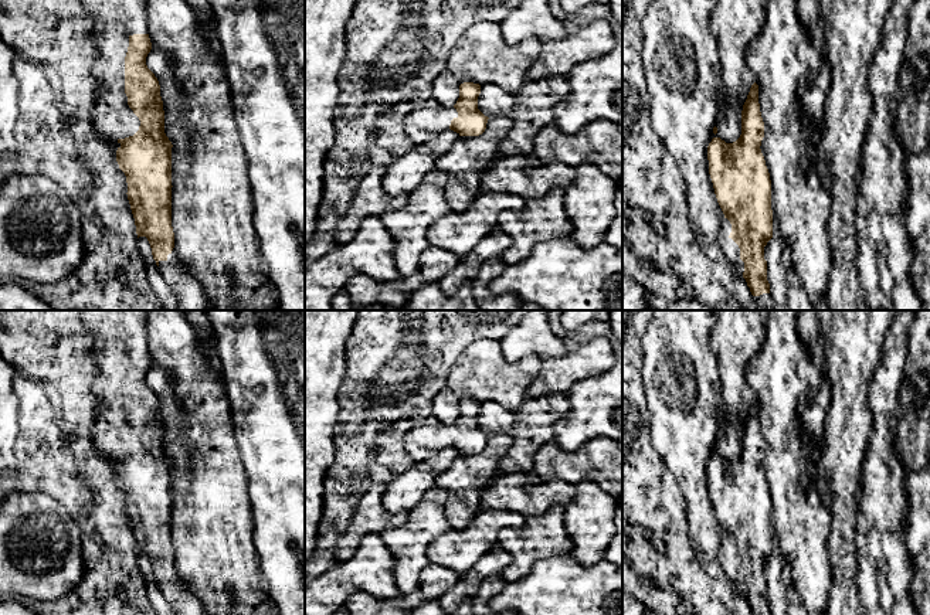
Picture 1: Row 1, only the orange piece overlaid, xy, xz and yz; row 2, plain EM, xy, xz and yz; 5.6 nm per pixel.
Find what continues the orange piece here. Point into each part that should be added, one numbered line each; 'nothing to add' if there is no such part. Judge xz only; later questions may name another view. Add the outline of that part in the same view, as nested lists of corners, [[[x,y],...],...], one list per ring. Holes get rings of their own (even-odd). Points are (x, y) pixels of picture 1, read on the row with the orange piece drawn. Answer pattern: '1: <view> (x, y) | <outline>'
1: xz (424, 125) | [[[431,101],[404,119],[404,130],[414,145],[427,143],[447,132],[454,118],[458,118],[454,105],[445,106]]]

